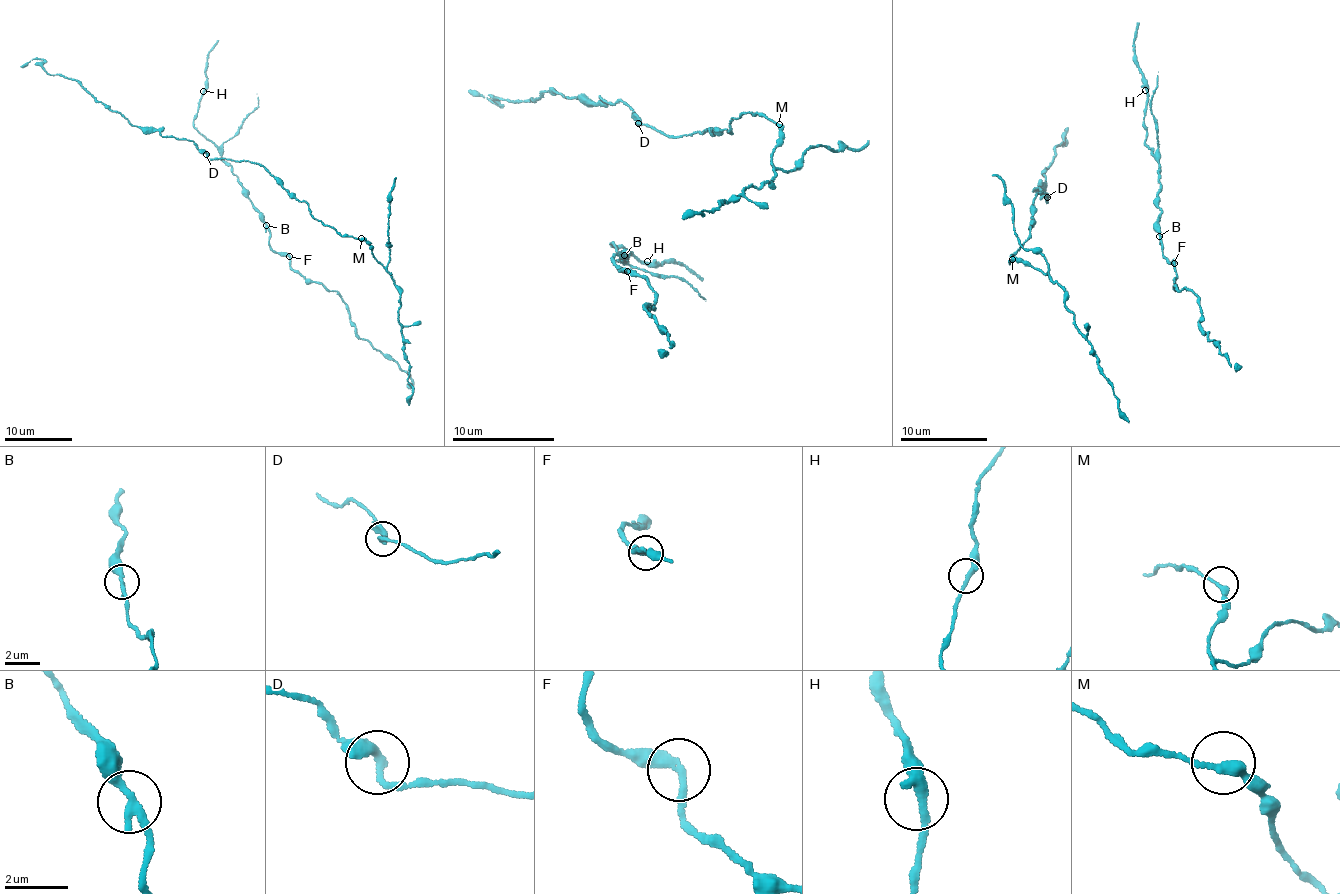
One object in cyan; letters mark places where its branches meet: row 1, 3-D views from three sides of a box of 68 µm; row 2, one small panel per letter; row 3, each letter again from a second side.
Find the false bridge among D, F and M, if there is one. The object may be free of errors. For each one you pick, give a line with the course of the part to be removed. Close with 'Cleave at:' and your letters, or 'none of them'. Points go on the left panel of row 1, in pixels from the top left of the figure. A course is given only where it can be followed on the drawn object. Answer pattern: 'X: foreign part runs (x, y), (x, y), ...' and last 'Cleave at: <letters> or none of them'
Cleave at: none of them

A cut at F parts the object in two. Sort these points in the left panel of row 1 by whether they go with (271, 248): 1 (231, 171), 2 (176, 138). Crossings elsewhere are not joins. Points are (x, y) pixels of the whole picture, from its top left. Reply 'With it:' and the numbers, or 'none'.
With it: 1

